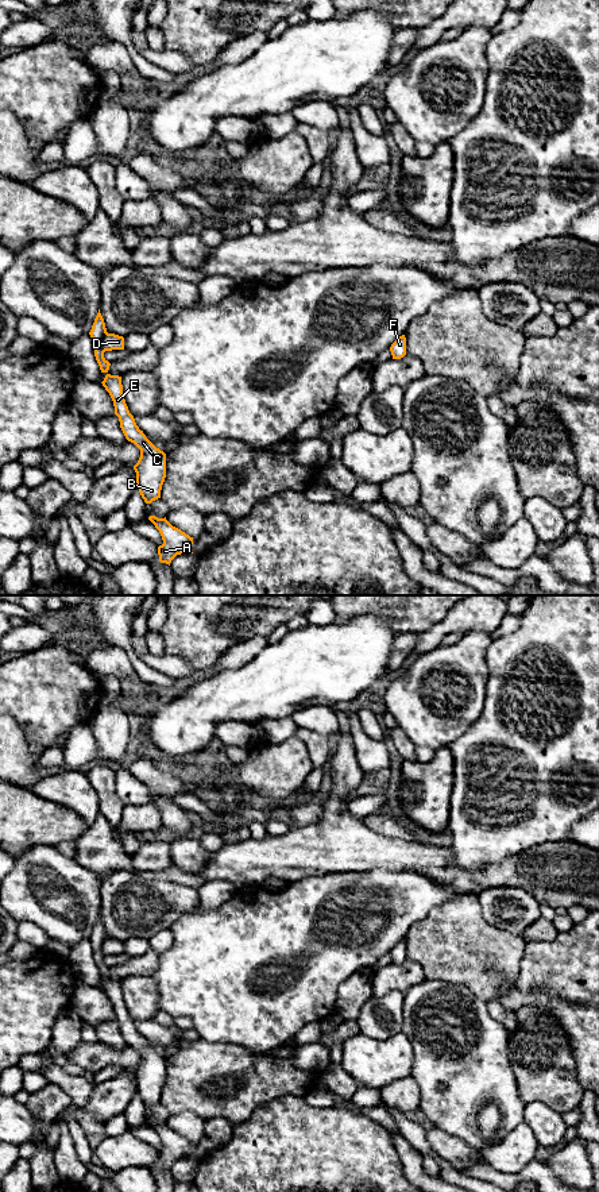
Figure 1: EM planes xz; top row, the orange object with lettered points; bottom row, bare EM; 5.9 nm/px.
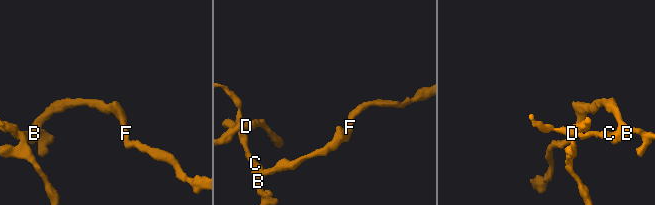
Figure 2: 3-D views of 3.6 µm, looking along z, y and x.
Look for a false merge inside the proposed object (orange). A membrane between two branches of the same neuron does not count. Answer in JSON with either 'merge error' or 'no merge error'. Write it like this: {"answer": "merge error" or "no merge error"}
{"answer": "merge error"}

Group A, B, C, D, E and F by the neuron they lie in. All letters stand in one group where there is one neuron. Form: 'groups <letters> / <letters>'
groups A B C E F / D

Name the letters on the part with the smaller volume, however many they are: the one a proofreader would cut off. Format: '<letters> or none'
D

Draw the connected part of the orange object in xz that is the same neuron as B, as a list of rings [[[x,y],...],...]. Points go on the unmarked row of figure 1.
[[[98,914],[89,940],[94,950],[94,961],[100,975],[107,979],[101,988],[113,1006],[115,1019],[119,1022],[125,1044],[140,1054],[140,1062],[134,1071],[136,1091],[144,1107],[151,1108],[161,1103],[162,1089],[166,1083],[166,1058],[156,1053],[136,1030],[123,1002],[121,981],[108,977],[111,968],[104,963],[105,956],[101,952],[105,938],[105,927]]]

